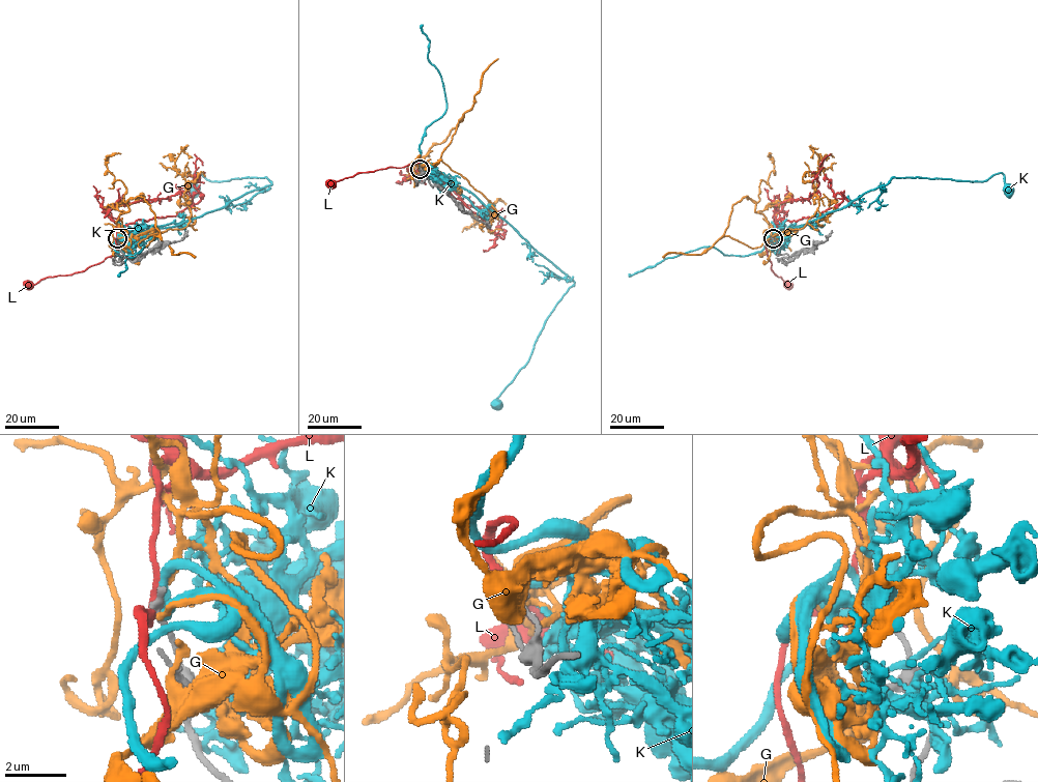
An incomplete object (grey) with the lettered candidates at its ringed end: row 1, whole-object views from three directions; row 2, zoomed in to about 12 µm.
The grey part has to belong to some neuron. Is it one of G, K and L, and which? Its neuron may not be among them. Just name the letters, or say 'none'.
G

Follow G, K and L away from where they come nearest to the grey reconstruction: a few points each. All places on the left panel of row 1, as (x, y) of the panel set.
G: (117, 238), (117, 219), (138, 196), (160, 233), (140, 248), (188, 225), (175, 164), (184, 148)
K: (117, 238), (144, 238), (153, 229), (222, 209), (271, 183), (266, 177), (208, 181), (195, 173), (193, 190)
L: (116, 238), (117, 249), (102, 262), (82, 271), (47, 277), (29, 285)

